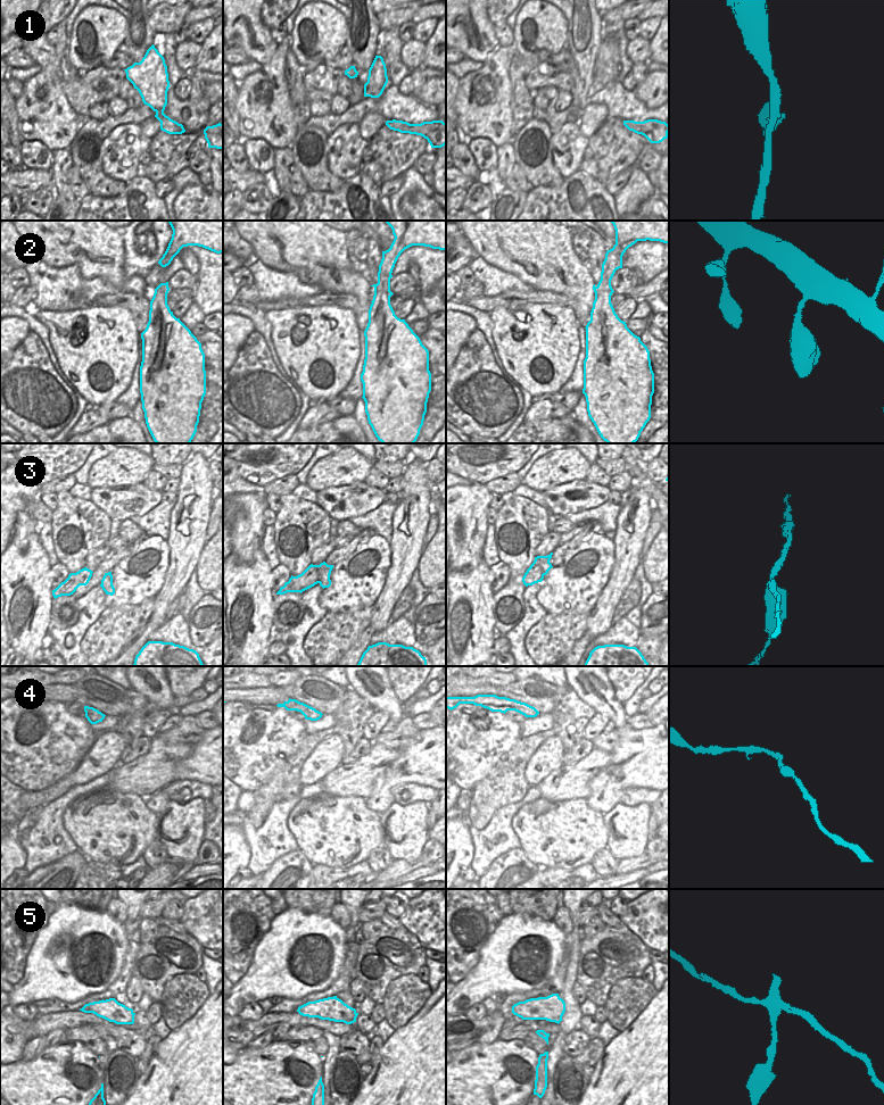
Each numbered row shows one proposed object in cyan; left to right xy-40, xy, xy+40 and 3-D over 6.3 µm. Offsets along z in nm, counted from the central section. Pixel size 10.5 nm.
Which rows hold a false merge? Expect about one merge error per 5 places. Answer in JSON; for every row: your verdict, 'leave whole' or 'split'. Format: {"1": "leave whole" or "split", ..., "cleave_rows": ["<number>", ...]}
{"1": "leave whole", "2": "leave whole", "3": "split", "4": "leave whole", "5": "split", "cleave_rows": ["3", "5"]}

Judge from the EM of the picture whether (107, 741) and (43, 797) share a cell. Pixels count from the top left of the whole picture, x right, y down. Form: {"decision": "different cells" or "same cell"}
{"decision": "same cell"}

